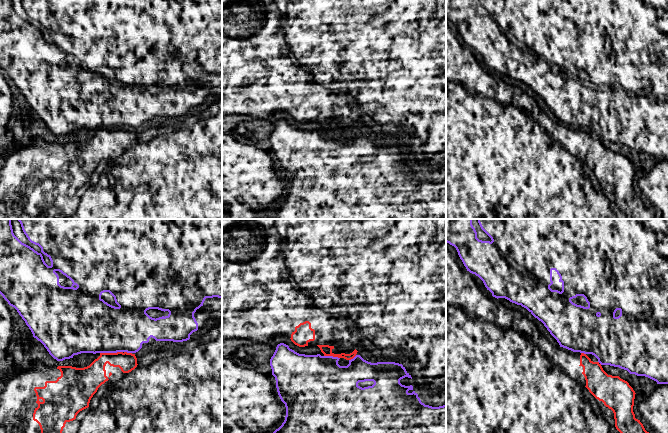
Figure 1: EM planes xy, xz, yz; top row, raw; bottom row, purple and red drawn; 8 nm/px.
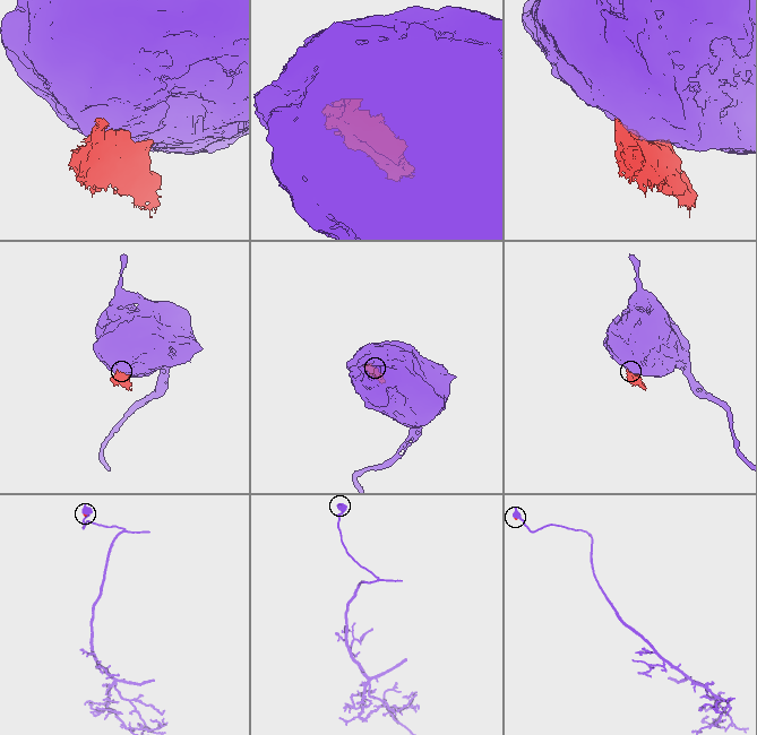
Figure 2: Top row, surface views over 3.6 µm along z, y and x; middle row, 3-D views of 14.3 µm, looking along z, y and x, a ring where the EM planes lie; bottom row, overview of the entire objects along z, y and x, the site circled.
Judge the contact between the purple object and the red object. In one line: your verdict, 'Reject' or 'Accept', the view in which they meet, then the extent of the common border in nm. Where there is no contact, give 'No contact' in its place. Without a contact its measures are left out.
Reject. Touches purple in xy. Shared border 180 nm

